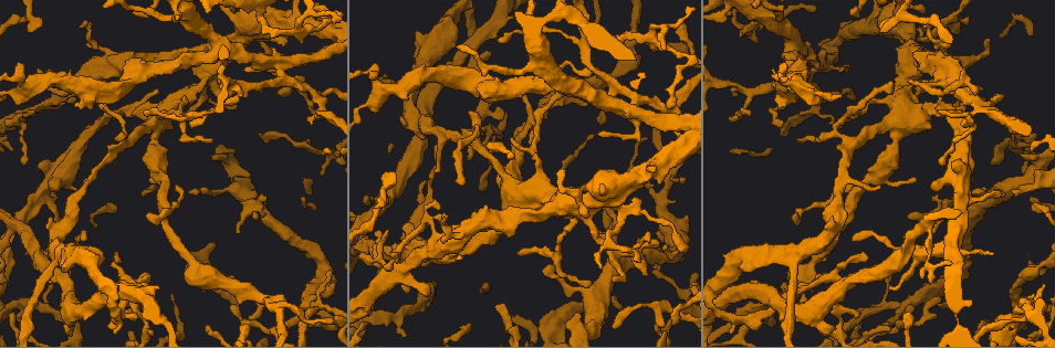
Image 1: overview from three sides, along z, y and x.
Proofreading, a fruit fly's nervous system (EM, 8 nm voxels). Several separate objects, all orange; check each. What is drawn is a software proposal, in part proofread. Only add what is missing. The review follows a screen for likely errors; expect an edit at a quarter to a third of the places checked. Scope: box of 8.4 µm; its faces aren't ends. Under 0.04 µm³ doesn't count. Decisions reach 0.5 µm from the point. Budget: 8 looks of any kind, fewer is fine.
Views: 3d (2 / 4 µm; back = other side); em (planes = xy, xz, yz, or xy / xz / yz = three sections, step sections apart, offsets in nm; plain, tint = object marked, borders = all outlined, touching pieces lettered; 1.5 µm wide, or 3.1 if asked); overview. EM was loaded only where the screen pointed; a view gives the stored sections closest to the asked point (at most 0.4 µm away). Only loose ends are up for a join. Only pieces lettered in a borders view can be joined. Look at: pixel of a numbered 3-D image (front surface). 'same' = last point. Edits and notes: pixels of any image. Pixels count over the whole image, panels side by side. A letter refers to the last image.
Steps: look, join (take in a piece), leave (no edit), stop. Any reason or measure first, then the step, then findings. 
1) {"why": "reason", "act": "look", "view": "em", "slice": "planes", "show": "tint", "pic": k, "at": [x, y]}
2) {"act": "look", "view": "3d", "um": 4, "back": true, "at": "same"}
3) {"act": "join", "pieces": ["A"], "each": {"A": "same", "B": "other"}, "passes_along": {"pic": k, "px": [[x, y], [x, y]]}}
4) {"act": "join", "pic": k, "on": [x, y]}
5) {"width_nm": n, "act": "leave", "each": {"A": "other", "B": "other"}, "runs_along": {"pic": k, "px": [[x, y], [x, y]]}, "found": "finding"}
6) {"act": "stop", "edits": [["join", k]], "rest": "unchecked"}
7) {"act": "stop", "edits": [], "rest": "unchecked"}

{"why": "thin end", "act": "look", "view": "3d", "um": 4, "pic": 1, "at": [518, 252]}

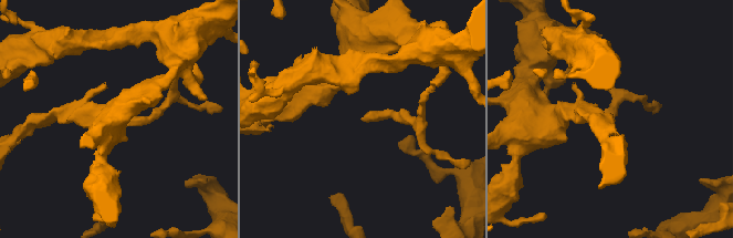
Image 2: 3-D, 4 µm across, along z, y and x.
{"why": "now the EM", "act": "look", "view": "em", "slice": "xy", "step": 8, "show": "tint", "pic": 2, "at": [362, 120]}

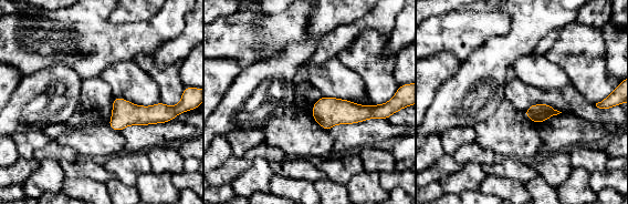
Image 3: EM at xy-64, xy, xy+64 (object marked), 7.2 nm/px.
{"act": "look", "view": "em", "slice": "yz", "step": 8, "show": "borders", "at": "same"}

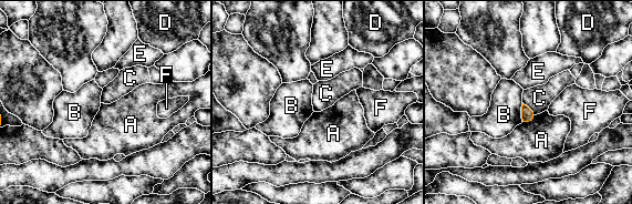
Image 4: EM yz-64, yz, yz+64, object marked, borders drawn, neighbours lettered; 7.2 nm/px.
{"act": "leave", "each": {"A": "other", "B": "other", "C": "other", "D": "other", "E": "other", "F": "other"}, "border": {"pic": 4, "px": [[537, 114], [530, 121], [520, 124]]}, "found": "no lettered piece goes on from it"}

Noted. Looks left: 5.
{"why": "tapers out", "act": "look", "view": "em", "slice": "xz", "step": 8, "show": "tint", "pic": 1, "at": [502, 42]}

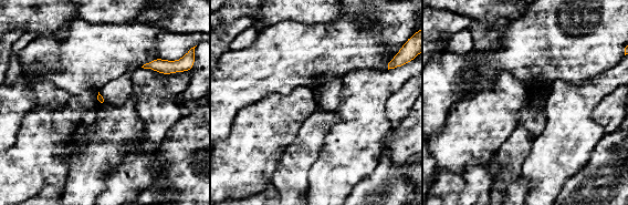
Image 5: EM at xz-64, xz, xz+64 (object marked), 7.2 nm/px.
{"why": "cut it another way", "act": "look", "view": "em", "slice": "planes", "show": "borders", "at": "same"}

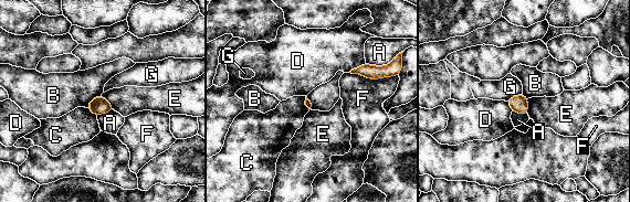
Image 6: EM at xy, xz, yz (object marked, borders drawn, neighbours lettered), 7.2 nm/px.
{"longest_contact_nm": ["F", 260], "act": "leave", "each": {"A": "other", "B": "other", "C": "other", "D": "other", "E": "other", "F": "other", "G": "other"}, "border": {"pic": 6, "px": [[101, 95], [115, 110]]}, "found": "no lettered piece goes on from it"}

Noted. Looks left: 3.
{"why": "branch stops here", "act": "look", "view": "em", "slice": "planes", "show": "borders", "pic": 1, "at": [1013, 307]}

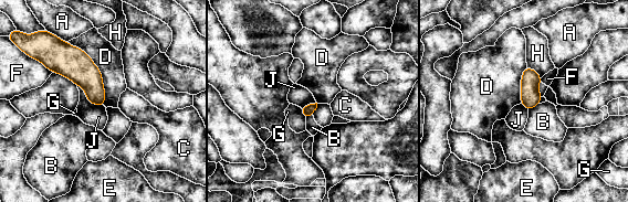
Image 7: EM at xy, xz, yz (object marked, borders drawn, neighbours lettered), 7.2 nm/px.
{"act": "leave", "each": {"A": "other", "B": "other", "C": "other", "D": "other", "E": "other", "F": "other", "G": "other", "H": "other", "J": "other"}, "border": {"pic": 7, "px": [[77, 85], [91, 103], [104, 107]]}, "found": "no lettered piece goes on from it"}

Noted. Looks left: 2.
{"act": "stop", "edits": [], "rest": "unchecked"}

